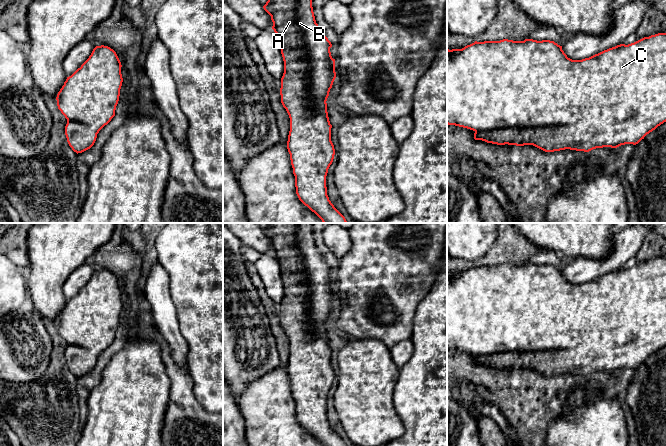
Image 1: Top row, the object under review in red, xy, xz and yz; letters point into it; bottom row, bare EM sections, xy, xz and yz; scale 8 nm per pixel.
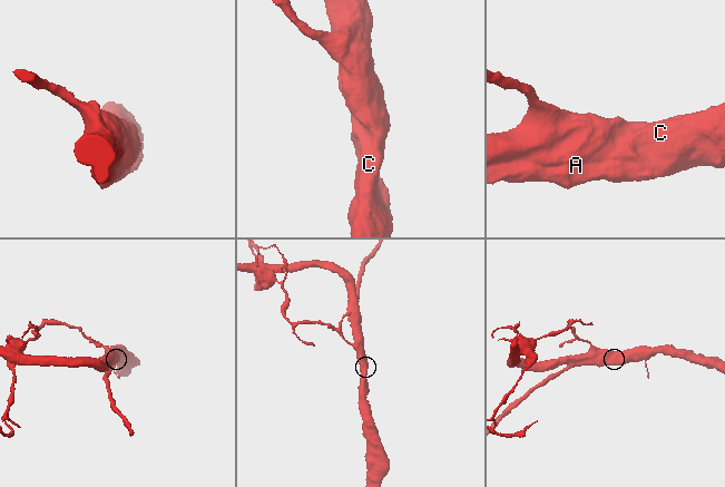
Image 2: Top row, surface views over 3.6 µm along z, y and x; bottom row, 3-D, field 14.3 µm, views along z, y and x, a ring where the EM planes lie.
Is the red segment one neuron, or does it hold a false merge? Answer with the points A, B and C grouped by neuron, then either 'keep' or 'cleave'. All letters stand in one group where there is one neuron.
A B C; keep

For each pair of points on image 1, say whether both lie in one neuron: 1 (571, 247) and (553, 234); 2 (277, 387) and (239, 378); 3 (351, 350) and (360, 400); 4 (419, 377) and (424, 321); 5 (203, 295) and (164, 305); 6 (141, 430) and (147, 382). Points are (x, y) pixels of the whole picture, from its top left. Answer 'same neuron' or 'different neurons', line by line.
1: same neuron
2: different neurons
3: same neuron
4: same neuron
5: different neurons
6: same neuron

